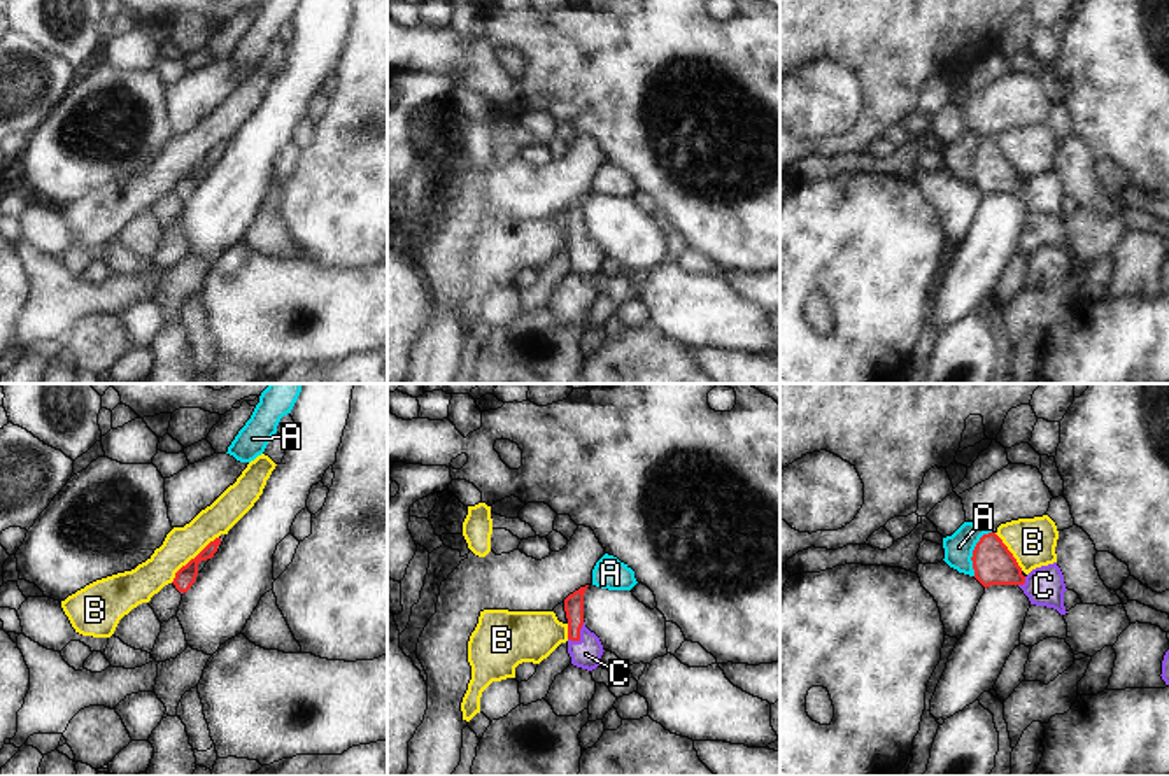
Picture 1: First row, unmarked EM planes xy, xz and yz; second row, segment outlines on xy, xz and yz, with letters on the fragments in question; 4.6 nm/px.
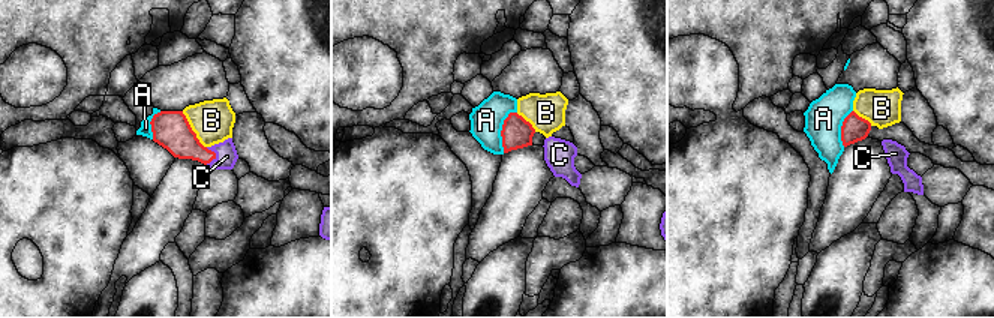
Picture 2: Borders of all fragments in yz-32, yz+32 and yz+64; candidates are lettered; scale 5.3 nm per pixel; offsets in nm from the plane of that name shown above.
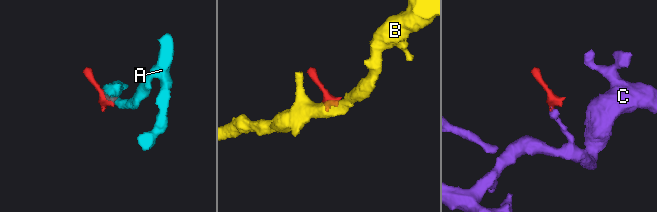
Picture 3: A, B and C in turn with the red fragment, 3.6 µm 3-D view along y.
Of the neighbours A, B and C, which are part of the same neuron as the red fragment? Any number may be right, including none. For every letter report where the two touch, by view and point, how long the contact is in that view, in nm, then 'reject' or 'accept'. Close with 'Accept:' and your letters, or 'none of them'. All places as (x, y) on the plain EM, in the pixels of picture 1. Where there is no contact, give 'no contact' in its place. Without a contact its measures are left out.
A: meets red in yz at (973, 160); contact 220 nm long; reject
B: meets red in xy at (191, 167); contact 300 nm long; reject
C: meets red in xz at (579, 244); contact 120 nm long; accept
Accept: C

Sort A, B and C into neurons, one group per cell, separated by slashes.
A / B / C

